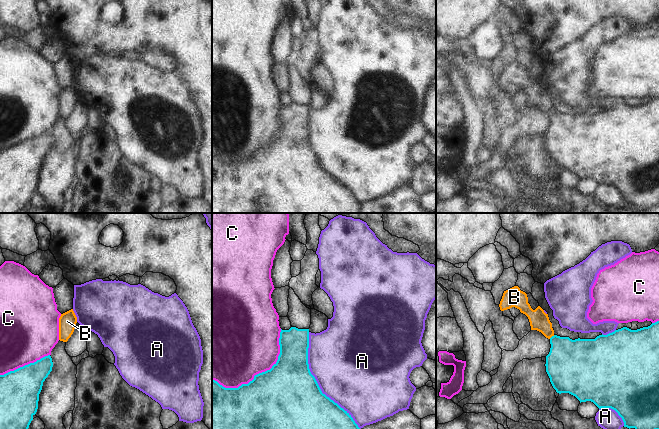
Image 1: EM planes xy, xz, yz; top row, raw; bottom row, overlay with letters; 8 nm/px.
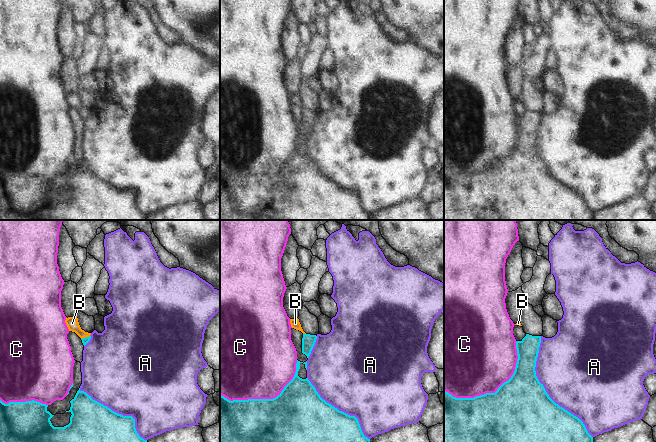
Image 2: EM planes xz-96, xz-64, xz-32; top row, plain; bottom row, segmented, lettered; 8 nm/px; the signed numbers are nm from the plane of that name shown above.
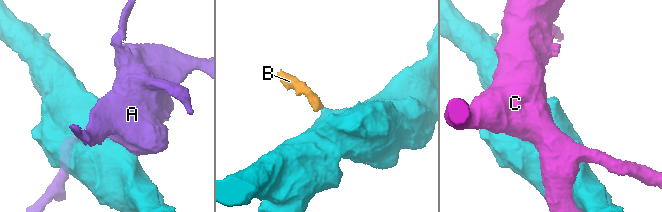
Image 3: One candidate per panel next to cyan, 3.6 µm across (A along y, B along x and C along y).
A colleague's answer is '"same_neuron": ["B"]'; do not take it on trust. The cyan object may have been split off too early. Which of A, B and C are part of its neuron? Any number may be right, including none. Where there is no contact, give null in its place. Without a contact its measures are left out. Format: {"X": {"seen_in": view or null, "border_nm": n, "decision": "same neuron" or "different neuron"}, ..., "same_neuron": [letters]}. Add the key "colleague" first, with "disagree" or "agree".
{"colleague": "agree", "A": {"seen_in": "xz", "border_nm": 900, "decision": "different neuron"}, "B": {"seen_in": "yz", "border_nm": 50, "decision": "same neuron"}, "C": {"seen_in": "xz", "border_nm": 700, "decision": "different neuron"}, "same_neuron": ["B"]}

